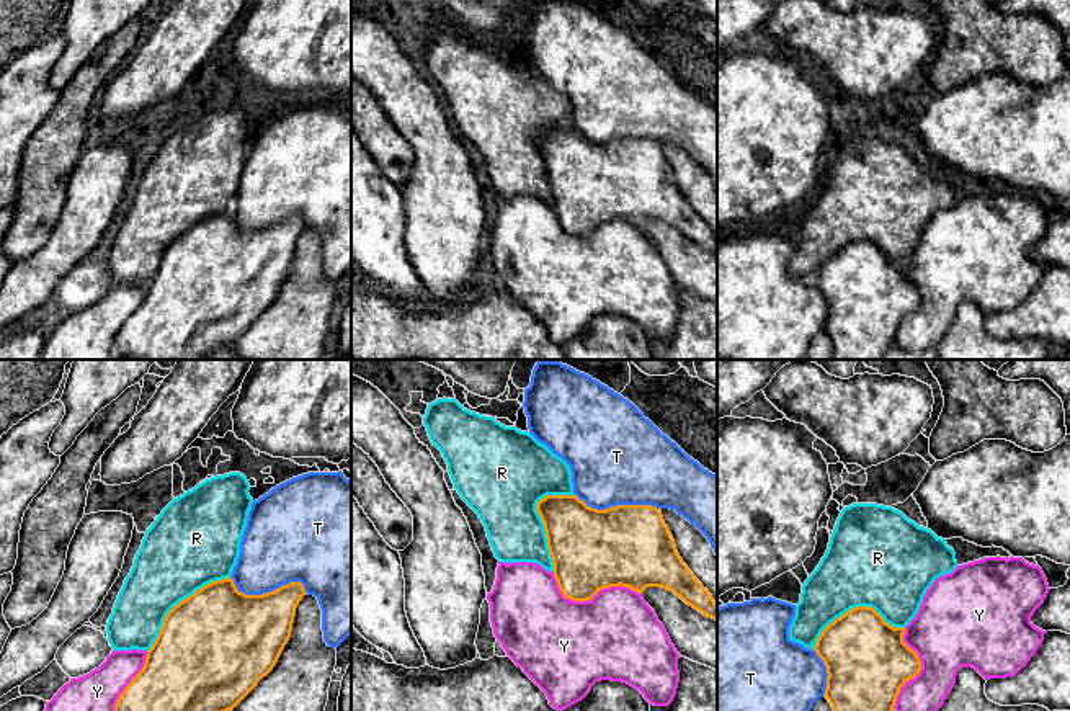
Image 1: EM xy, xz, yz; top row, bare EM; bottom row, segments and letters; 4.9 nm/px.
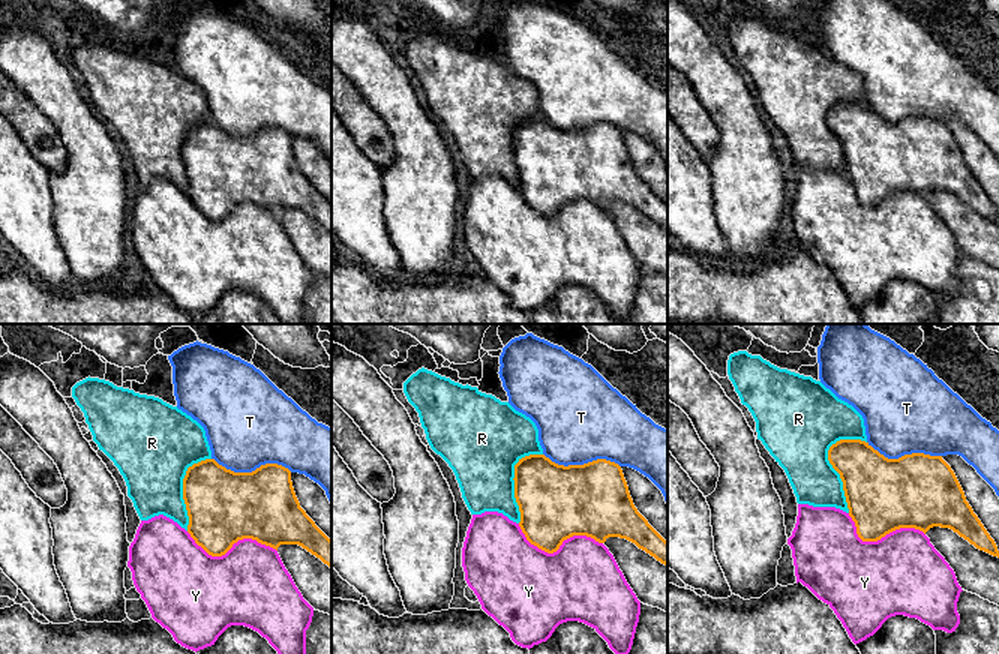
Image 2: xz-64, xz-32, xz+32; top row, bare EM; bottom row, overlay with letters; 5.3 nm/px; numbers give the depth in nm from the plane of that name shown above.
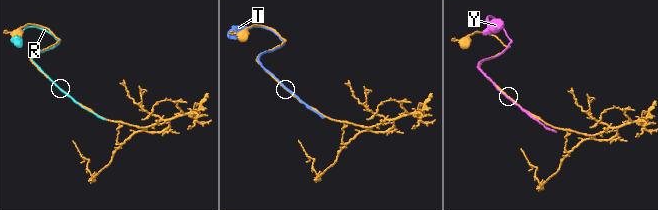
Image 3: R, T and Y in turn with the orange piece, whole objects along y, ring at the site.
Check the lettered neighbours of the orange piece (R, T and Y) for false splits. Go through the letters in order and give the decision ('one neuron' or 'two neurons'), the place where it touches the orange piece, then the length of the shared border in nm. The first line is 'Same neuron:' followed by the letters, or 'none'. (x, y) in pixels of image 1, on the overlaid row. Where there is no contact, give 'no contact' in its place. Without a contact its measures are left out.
Same neuron: none
R: two neurons; meets orange in xz at (541, 518); contact 400 nm long
T: two neurons; meets orange in xy at (267, 594); contact 380 nm long
Y: two neurons; meets orange in xz at (592, 597); contact 460 nm long

